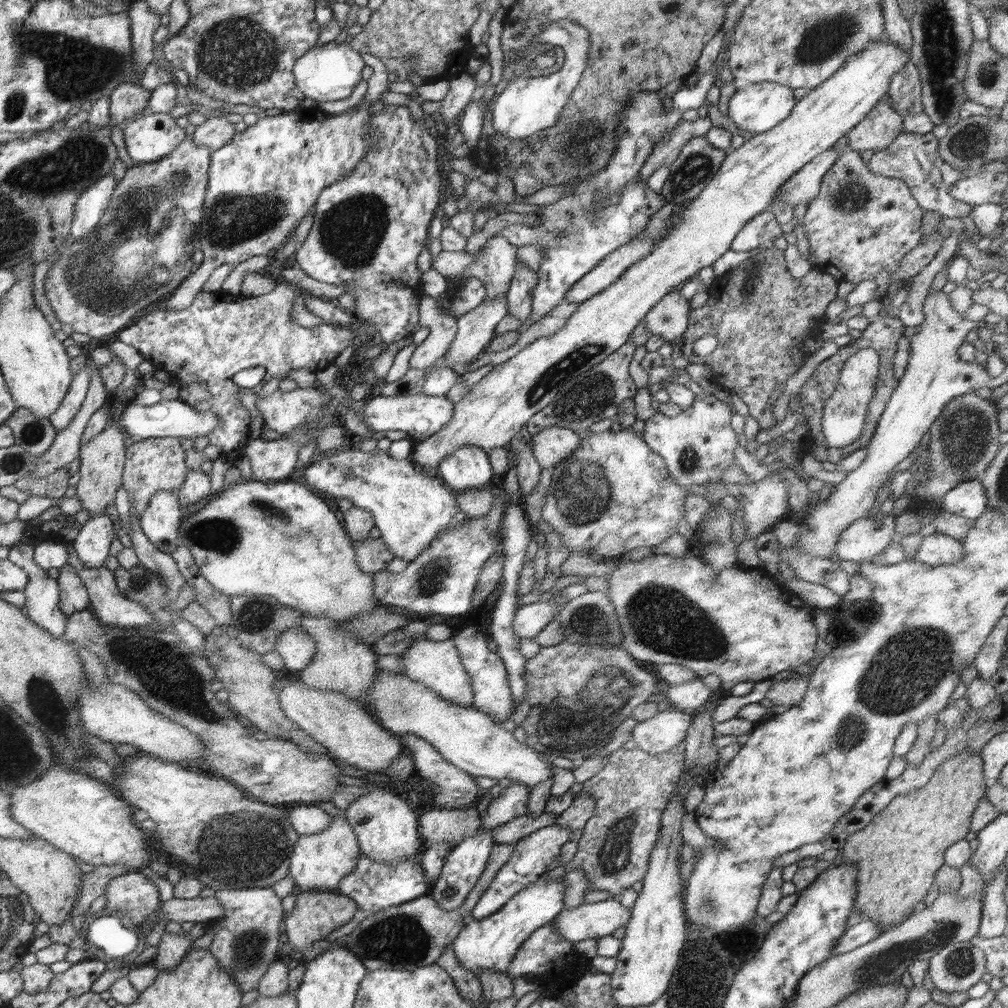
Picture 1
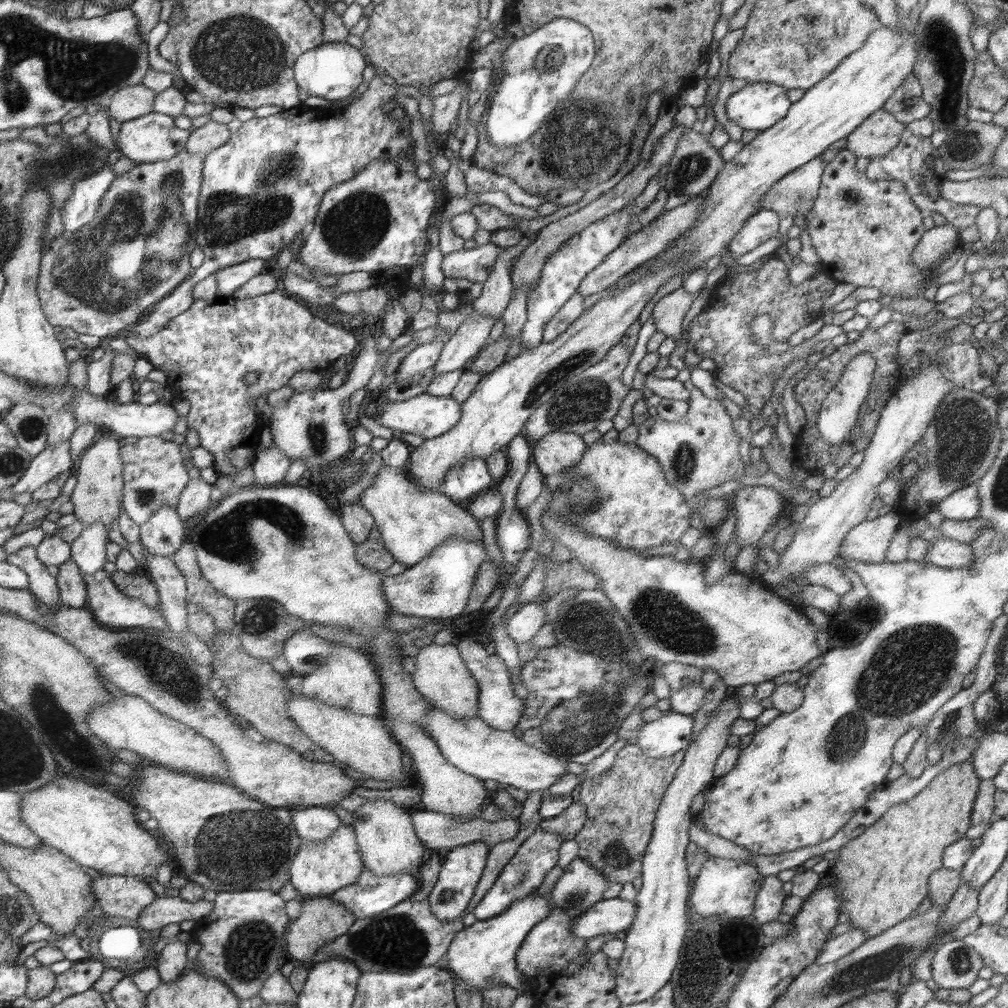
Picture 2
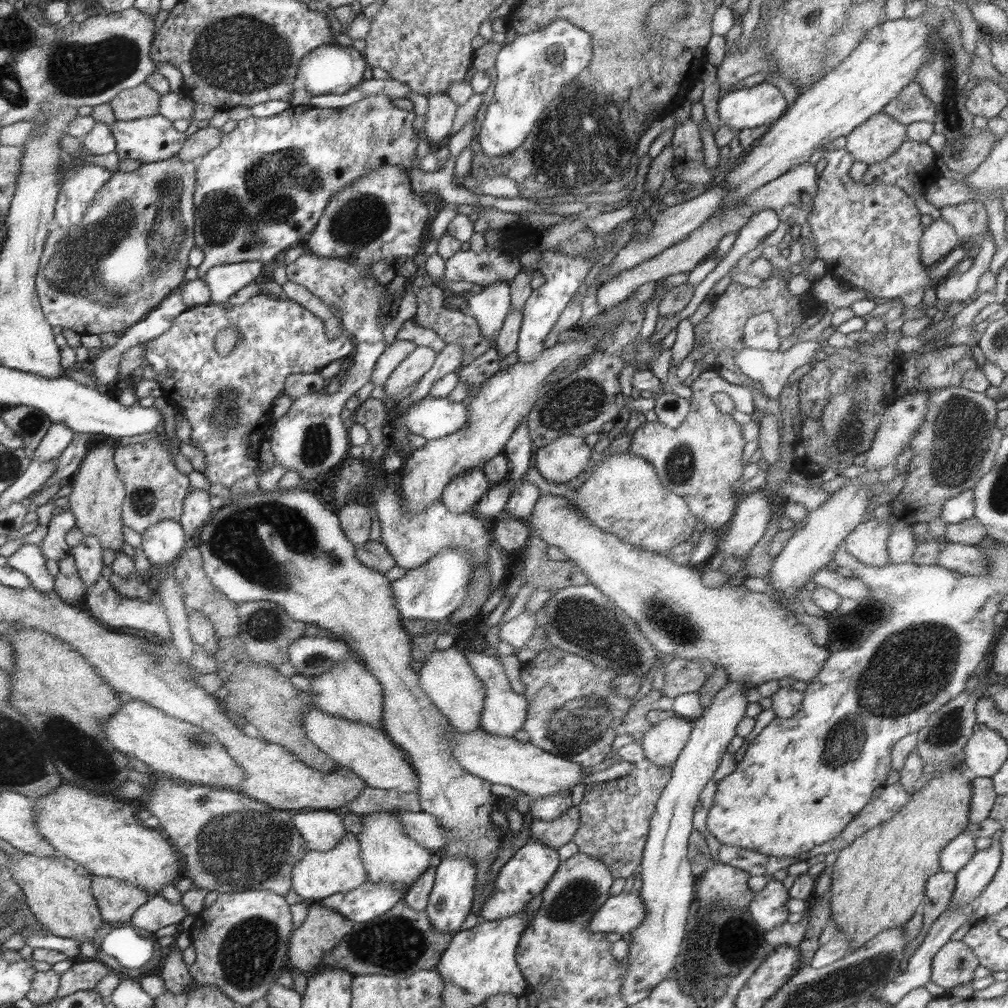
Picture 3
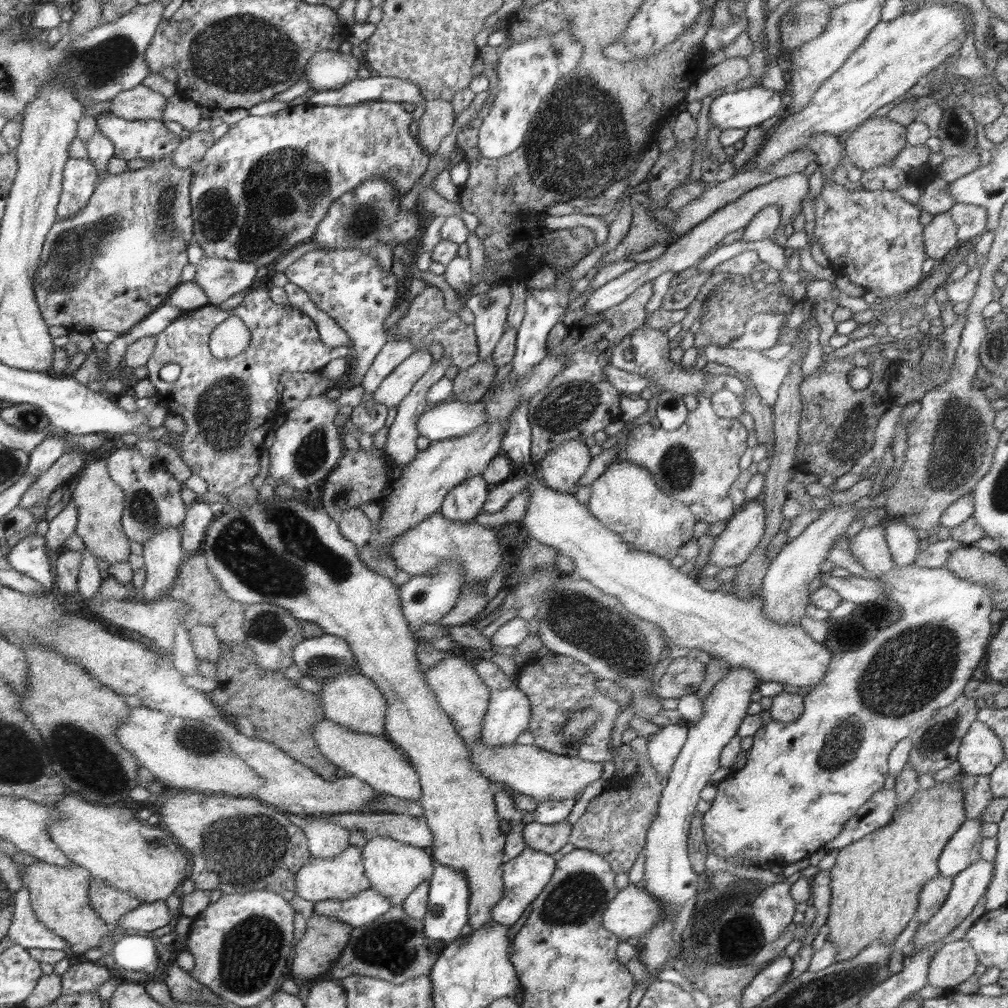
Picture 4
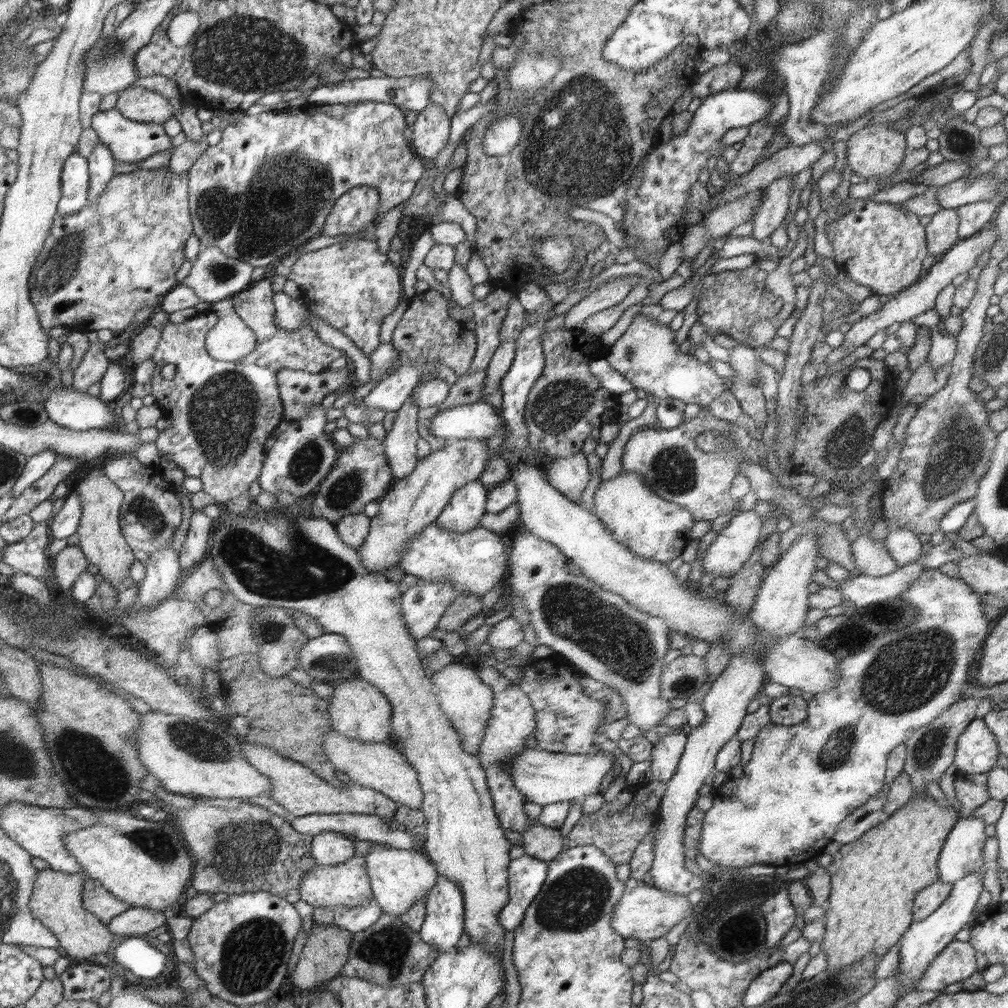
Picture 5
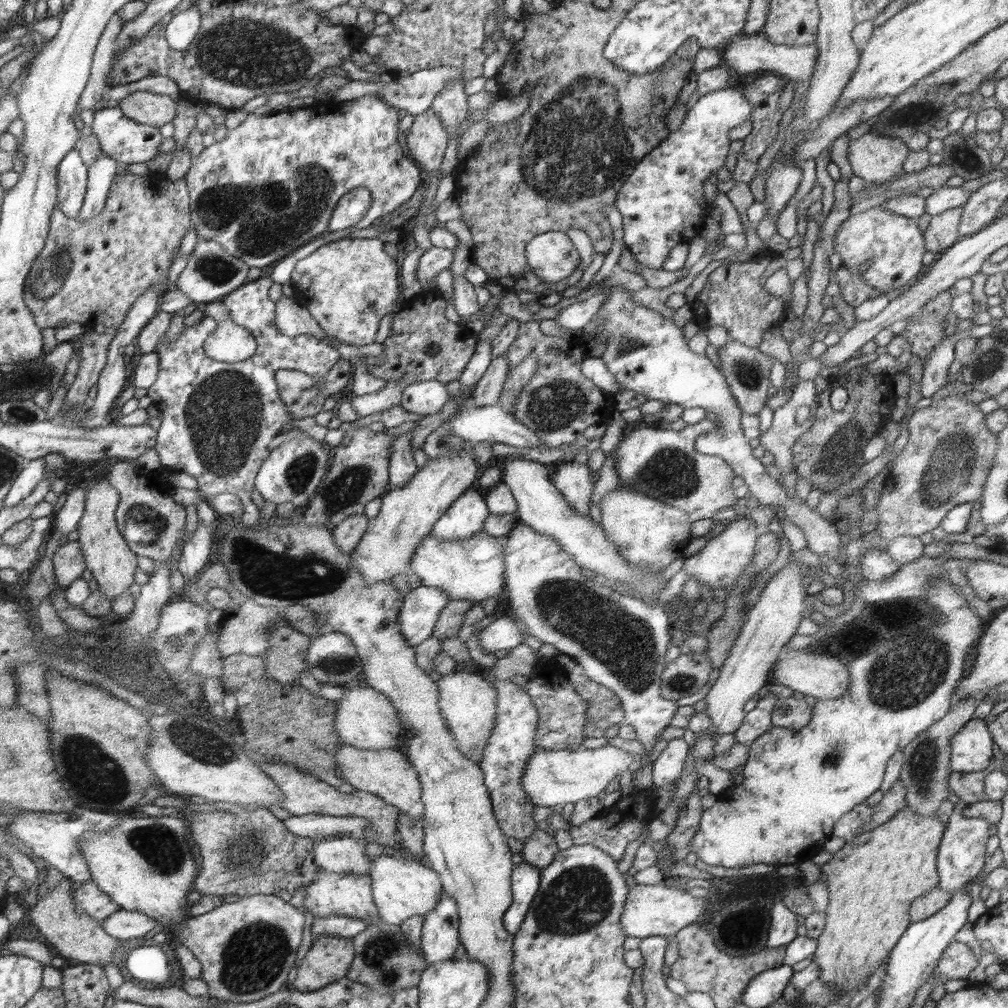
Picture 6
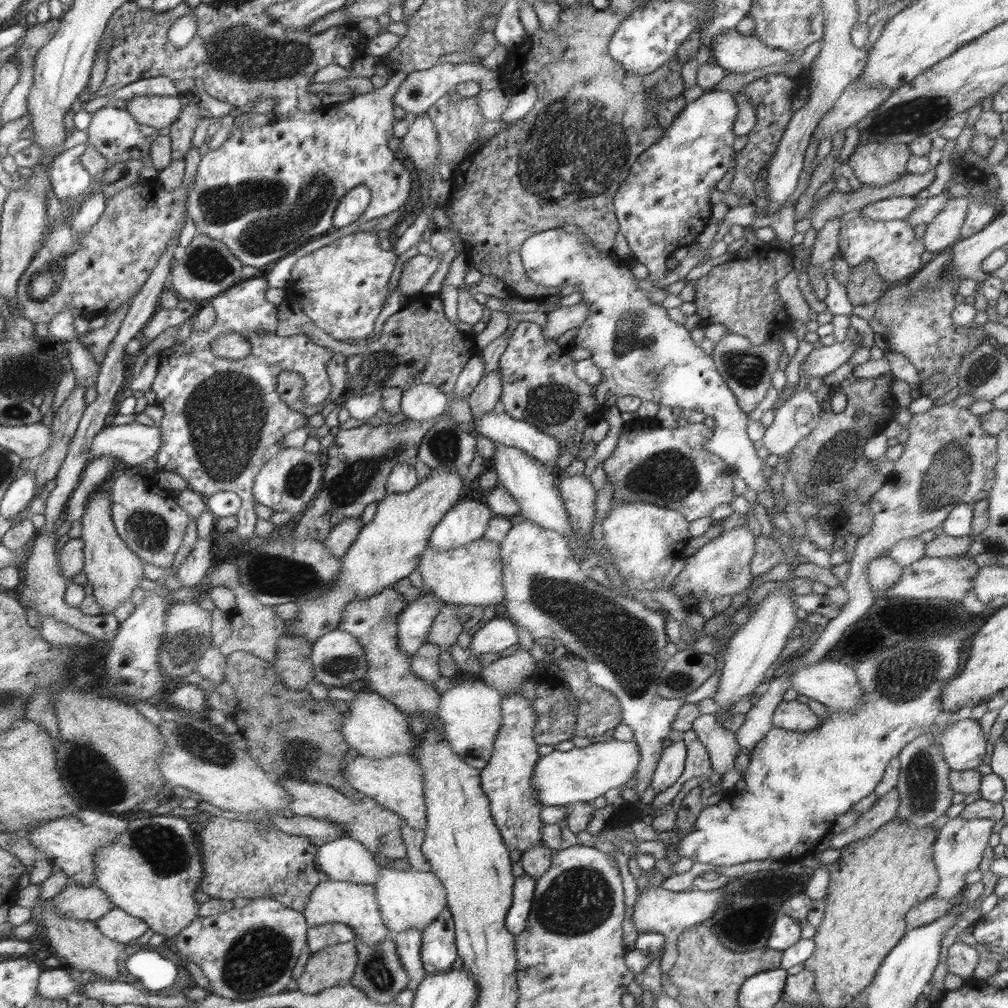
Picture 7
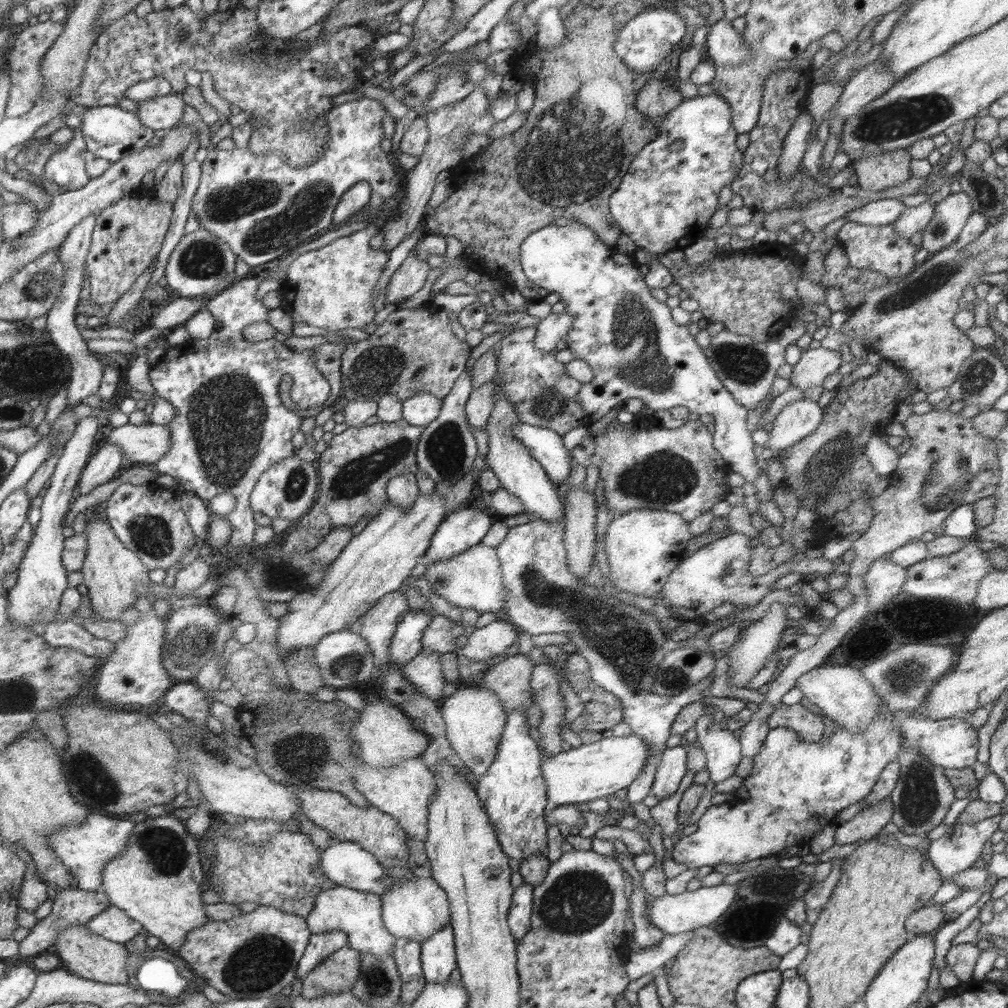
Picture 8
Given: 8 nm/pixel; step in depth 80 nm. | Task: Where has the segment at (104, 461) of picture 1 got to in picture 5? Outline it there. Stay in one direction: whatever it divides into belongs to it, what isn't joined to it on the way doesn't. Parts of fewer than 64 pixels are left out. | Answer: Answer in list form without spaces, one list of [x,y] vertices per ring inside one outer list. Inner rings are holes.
[[[102,468],[92,470],[81,479],[82,481],[78,483],[78,487],[75,489],[75,492],[80,495],[83,510],[80,525],[76,532],[80,537],[79,547],[89,564],[97,566],[102,578],[117,588],[128,576],[128,570],[134,562],[134,554],[130,550],[131,546],[125,536],[120,534],[120,510],[124,504],[125,493],[105,475]]]

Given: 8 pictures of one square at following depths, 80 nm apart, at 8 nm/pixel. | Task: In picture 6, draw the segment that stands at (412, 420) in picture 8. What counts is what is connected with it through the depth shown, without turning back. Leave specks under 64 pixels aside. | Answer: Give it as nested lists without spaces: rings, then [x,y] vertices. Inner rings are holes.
[[[436,380],[416,382],[404,388],[400,406],[408,412],[428,417],[438,413],[449,399],[446,385]]]

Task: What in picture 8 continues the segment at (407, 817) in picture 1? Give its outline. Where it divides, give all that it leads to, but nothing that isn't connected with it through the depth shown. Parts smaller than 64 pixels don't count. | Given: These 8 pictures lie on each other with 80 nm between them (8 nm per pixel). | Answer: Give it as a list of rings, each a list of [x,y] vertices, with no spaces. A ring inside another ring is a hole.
[[[415,876],[413,881],[397,877],[392,880],[396,880],[396,883],[386,891],[381,902],[385,927],[397,940],[408,939],[422,943],[450,923],[451,910],[446,892],[442,891],[434,879]]]

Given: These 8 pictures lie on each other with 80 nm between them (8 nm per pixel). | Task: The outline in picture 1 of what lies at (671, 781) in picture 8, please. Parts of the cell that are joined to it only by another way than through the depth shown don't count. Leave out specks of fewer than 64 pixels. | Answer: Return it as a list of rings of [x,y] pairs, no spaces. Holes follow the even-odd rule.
[[[663,711],[648,720],[639,721],[632,729],[633,740],[640,750],[650,754],[666,752],[685,742],[693,716],[678,711]]]

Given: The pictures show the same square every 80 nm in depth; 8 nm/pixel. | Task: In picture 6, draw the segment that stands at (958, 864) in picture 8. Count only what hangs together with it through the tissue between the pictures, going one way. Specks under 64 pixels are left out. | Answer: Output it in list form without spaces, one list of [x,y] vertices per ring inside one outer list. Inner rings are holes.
[[[959,801],[955,804],[953,813],[946,818],[944,834],[942,835],[937,850],[936,869],[939,875],[939,886],[940,889],[946,891],[956,892],[958,888],[964,887],[966,883],[970,883],[980,874],[987,861],[986,842],[988,842],[988,838],[990,838],[990,833],[988,833],[988,826],[990,826],[990,823],[983,818],[968,818],[962,816],[961,810],[965,806],[966,805],[964,805],[962,801]]]

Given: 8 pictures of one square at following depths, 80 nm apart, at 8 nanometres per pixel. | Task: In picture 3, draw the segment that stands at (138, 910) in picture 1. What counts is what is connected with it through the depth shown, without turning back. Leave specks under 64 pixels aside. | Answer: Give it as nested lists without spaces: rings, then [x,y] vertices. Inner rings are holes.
[[[92,874],[91,890],[97,898],[102,918],[113,925],[128,924],[134,912],[144,906],[148,895],[132,885]]]

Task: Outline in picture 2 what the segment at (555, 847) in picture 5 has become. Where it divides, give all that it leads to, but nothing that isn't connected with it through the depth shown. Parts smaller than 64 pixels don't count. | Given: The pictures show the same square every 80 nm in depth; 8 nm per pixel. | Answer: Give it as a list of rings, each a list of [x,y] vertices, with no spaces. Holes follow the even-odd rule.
[[[579,800],[573,801],[573,803],[558,816],[542,819],[539,828],[542,830],[549,830],[561,836],[564,841],[567,841],[572,840],[576,836],[576,833],[583,827],[586,821],[586,809]]]

